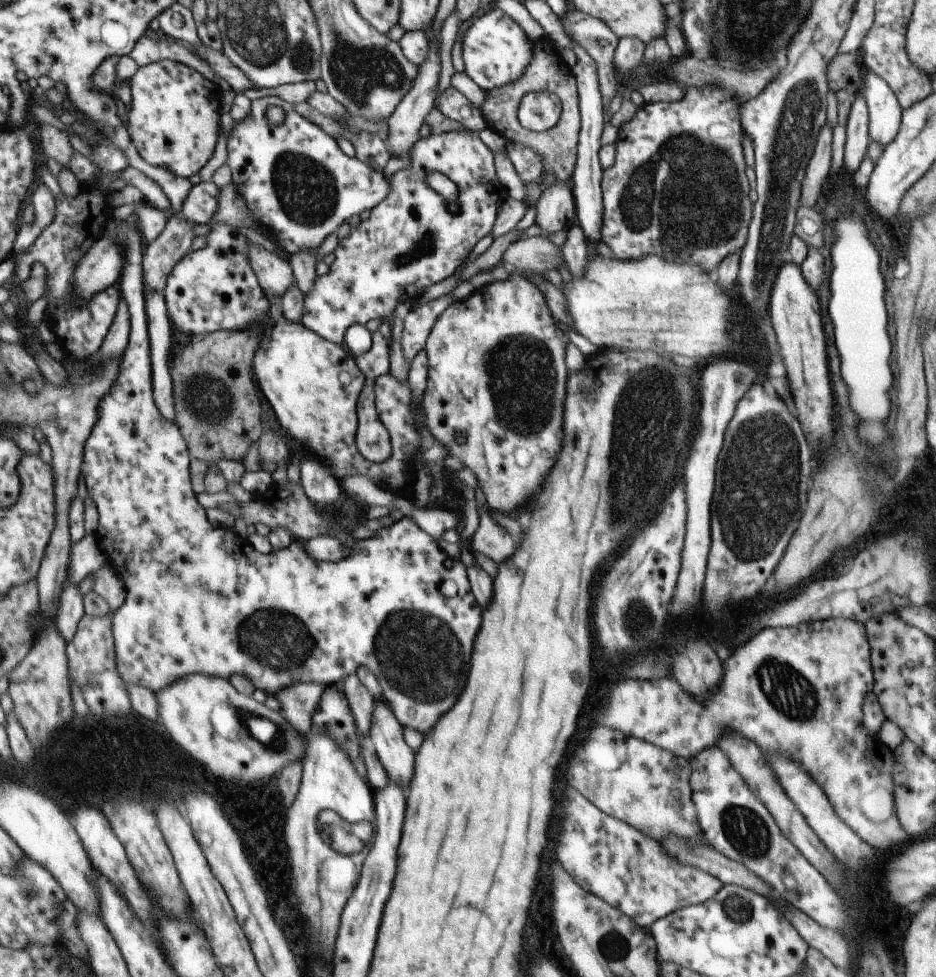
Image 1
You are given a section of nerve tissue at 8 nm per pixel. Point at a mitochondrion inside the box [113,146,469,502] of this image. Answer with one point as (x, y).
(309, 194)

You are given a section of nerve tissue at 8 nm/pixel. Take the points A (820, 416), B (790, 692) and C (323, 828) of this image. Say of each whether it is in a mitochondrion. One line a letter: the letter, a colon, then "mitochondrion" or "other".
A: other
B: mitochondrion
C: mitochondrion

